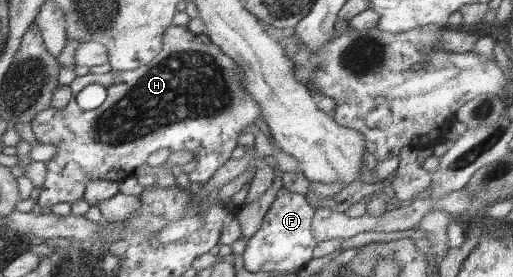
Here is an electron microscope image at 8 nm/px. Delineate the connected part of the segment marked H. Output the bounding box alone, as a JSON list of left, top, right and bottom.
[31,26,262,211]

